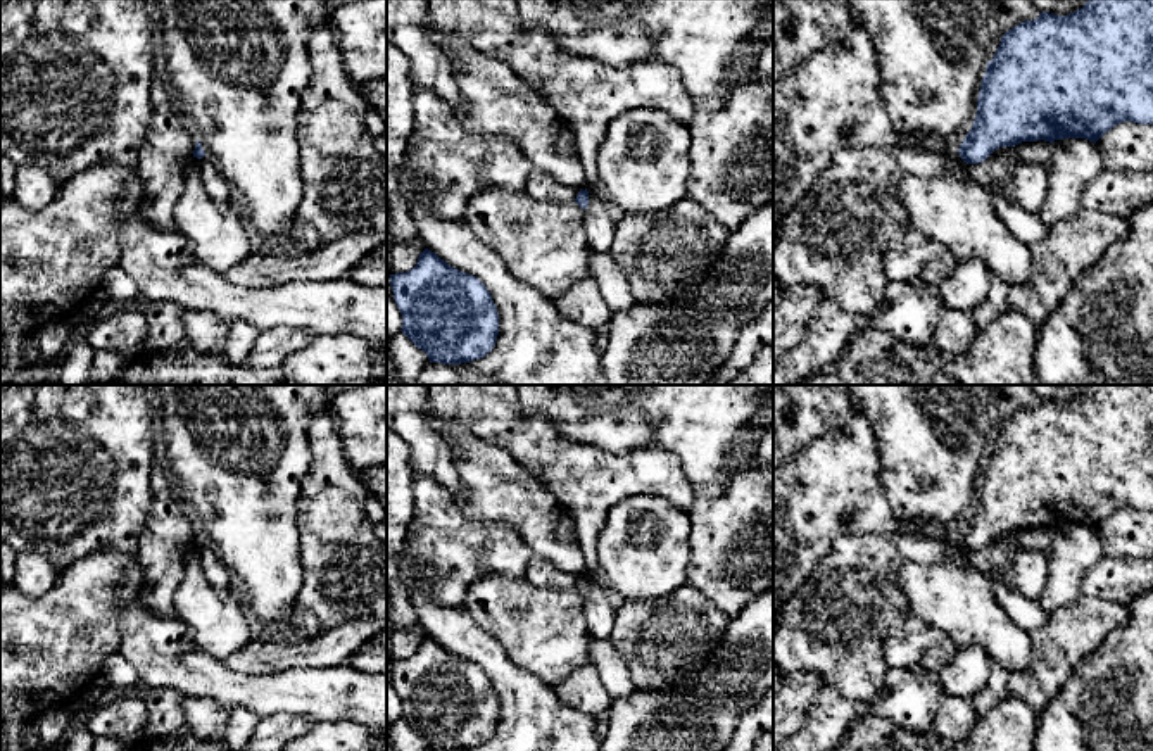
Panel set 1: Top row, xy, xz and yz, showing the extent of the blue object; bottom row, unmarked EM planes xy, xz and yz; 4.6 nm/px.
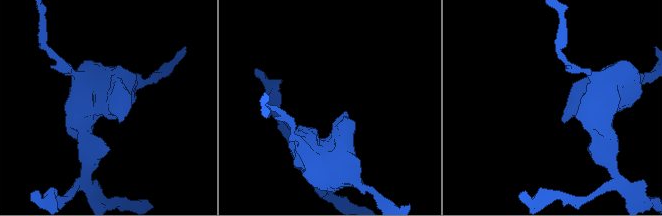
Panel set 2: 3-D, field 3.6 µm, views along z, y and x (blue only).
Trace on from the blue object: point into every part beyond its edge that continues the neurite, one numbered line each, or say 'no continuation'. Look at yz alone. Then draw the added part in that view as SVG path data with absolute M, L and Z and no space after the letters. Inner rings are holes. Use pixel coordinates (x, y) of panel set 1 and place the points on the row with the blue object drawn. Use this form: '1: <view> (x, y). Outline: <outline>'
no continuation

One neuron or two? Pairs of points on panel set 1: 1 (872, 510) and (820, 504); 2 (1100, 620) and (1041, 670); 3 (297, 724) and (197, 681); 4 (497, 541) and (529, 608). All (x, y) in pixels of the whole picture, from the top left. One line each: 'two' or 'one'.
1: one
2: one
3: two
4: two

